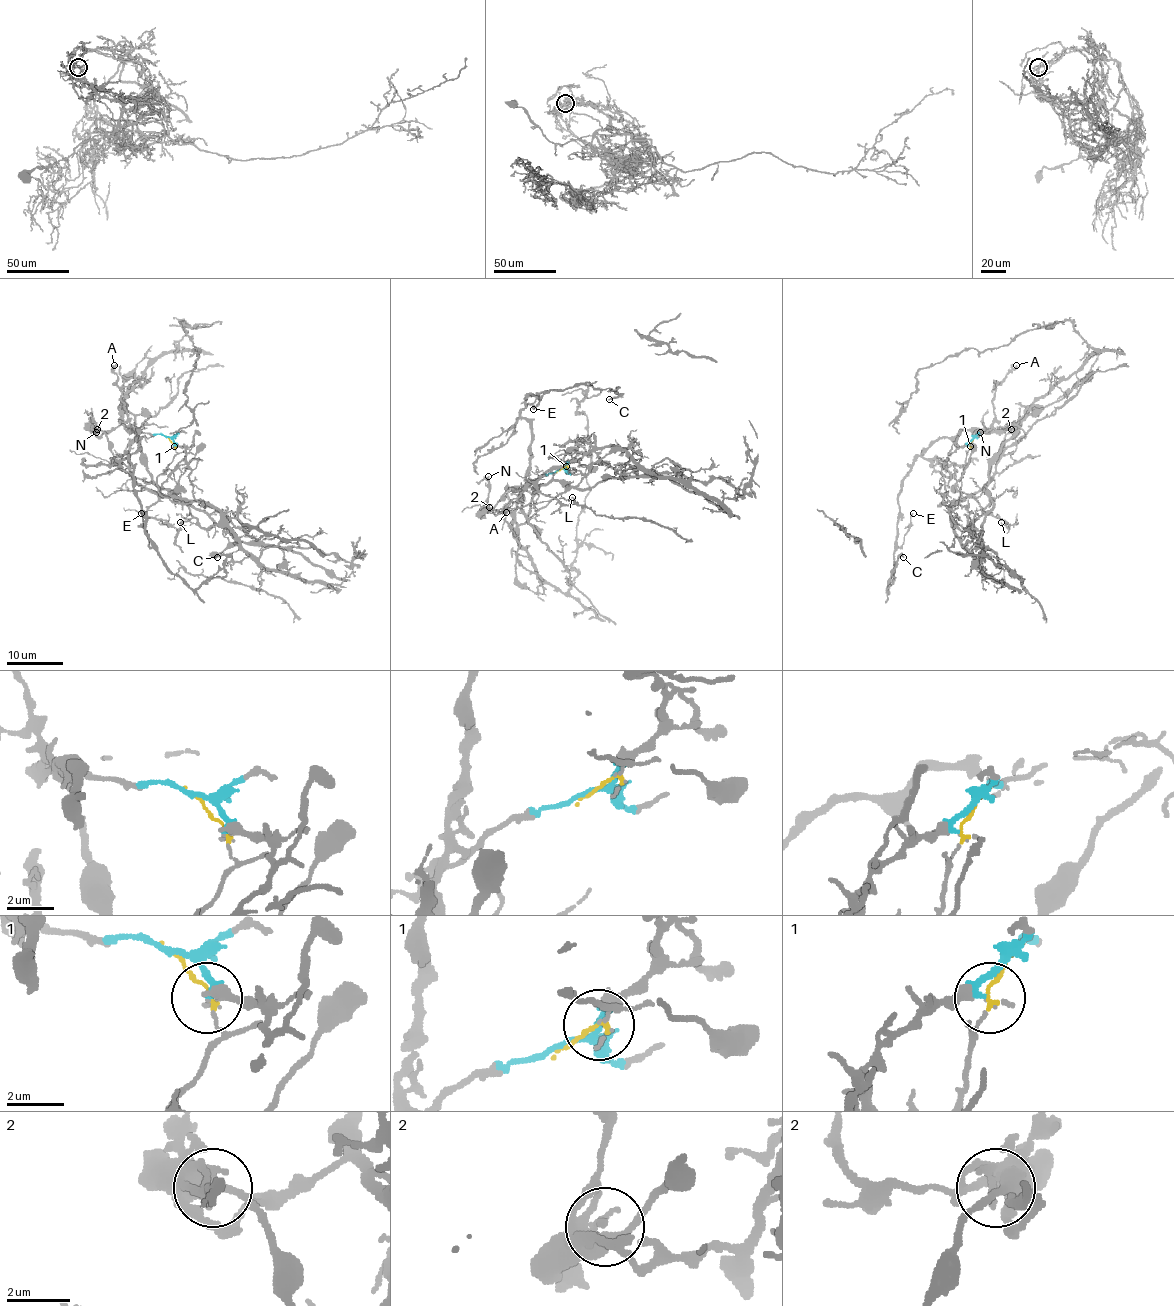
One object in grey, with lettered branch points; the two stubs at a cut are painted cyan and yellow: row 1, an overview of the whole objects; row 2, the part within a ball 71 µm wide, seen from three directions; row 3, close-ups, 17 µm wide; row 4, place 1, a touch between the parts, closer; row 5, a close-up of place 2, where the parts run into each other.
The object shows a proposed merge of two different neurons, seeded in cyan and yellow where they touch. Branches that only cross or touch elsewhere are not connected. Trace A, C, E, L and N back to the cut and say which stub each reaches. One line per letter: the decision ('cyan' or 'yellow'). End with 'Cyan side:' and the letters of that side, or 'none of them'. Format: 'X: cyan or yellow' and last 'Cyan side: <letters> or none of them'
A: cyan
C: cyan
E: cyan
L: yellow
N: cyan
Cyan side: A, C, E, N

